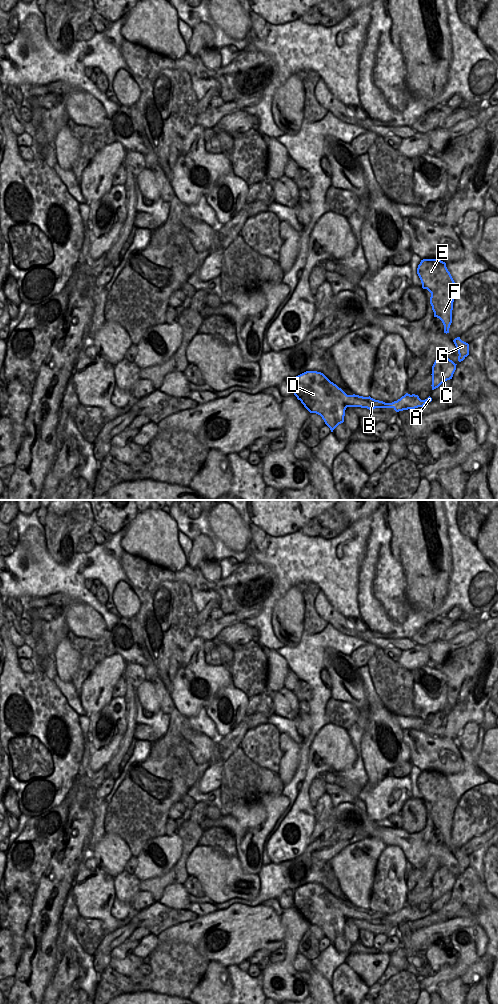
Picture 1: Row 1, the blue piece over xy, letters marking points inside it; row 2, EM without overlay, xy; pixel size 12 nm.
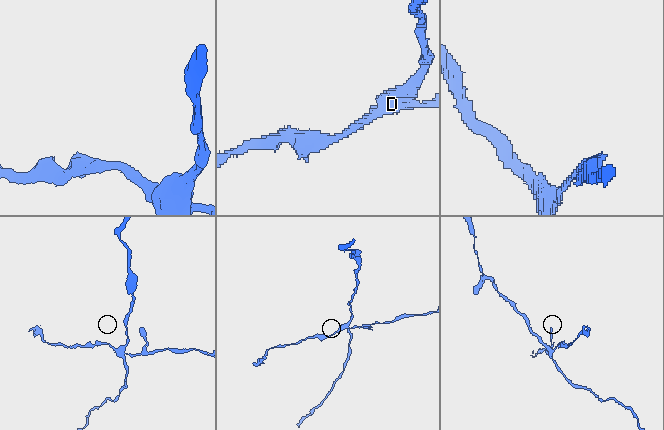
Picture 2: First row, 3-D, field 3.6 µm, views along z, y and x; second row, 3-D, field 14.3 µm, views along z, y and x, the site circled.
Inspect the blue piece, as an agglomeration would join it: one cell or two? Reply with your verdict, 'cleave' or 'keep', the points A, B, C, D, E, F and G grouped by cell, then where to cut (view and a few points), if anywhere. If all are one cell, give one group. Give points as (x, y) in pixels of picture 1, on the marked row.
cleave | A B C E F G / D | xy (325, 378), (322, 387), (330, 394), (339, 398), (347, 406)

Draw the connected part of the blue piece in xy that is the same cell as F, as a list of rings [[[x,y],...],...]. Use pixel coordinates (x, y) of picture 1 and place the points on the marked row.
[[[423,259],[417,268],[417,274],[421,280],[422,288],[431,293],[430,304],[434,312],[434,317],[439,318],[444,325],[444,333],[449,333],[452,323],[452,310],[454,298],[458,288],[446,267],[446,263],[437,259]]]

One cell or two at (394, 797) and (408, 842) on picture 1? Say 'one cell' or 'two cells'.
two cells

